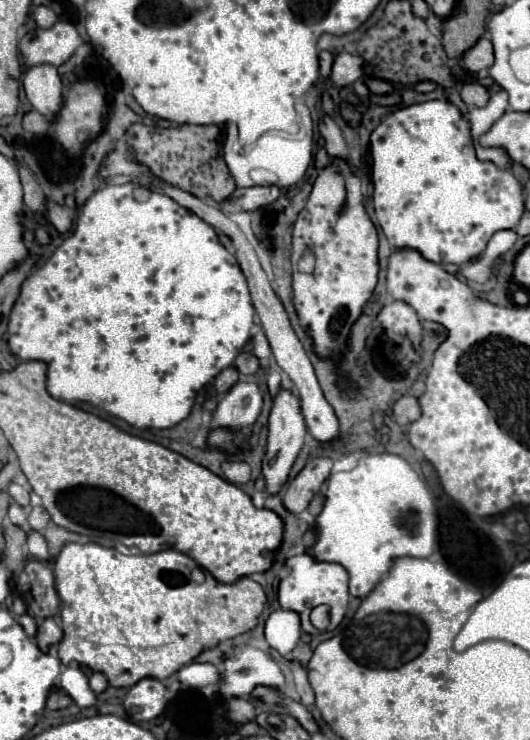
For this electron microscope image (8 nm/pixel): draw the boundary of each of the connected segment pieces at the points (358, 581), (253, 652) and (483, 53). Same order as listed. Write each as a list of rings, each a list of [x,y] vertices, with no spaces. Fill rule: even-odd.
[[[391,453],[361,457],[353,471],[335,473],[329,479],[325,491],[325,507],[317,517],[317,543],[313,545],[313,555],[317,561],[339,563],[349,573],[349,591],[353,597],[367,597],[381,577],[389,571],[395,557],[429,557],[435,545],[435,503],[429,495],[425,481],[411,469],[411,465]]]
[[[237,645],[233,655],[225,655],[221,693],[225,697],[245,695],[251,699],[251,691],[257,685],[281,687],[285,685],[285,675],[265,651],[257,647]]]
[[[483,35],[469,51],[465,51],[461,63],[467,73],[479,73],[483,69],[489,69],[493,65],[493,47],[489,43],[489,37]]]

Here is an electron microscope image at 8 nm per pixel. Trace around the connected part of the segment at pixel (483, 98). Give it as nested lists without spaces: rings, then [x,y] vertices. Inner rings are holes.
[[[469,83],[469,85],[463,85],[461,87],[461,99],[467,107],[485,107],[487,99],[489,99],[489,91],[479,85],[479,83]]]

